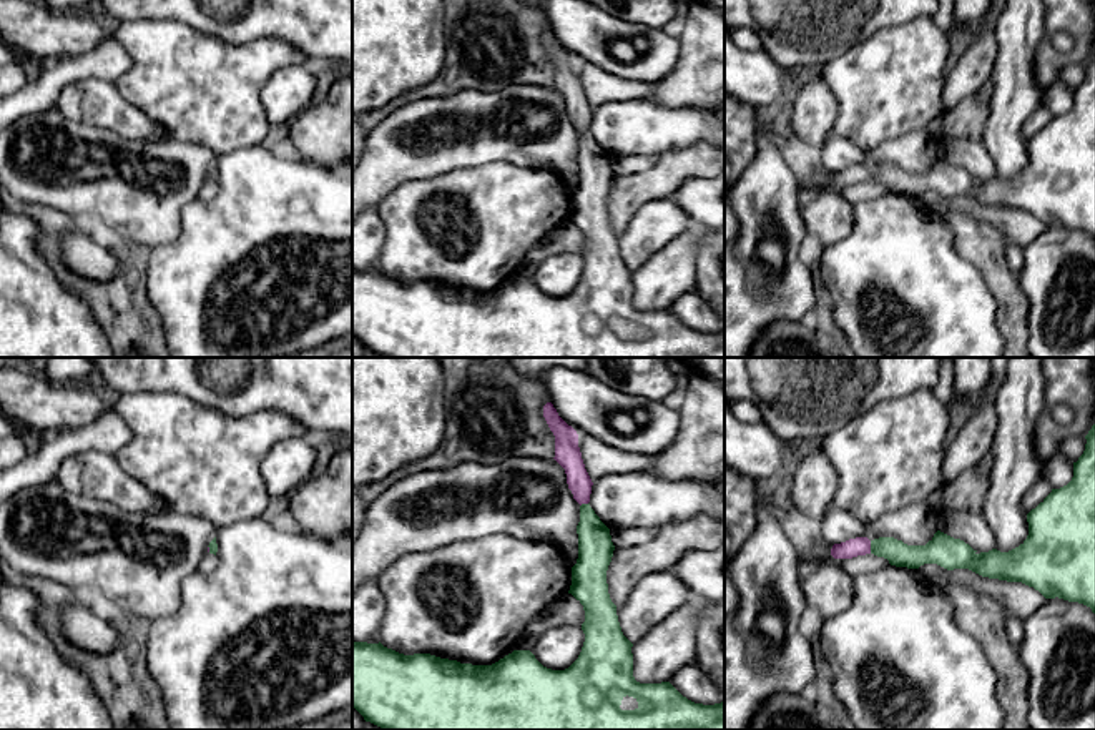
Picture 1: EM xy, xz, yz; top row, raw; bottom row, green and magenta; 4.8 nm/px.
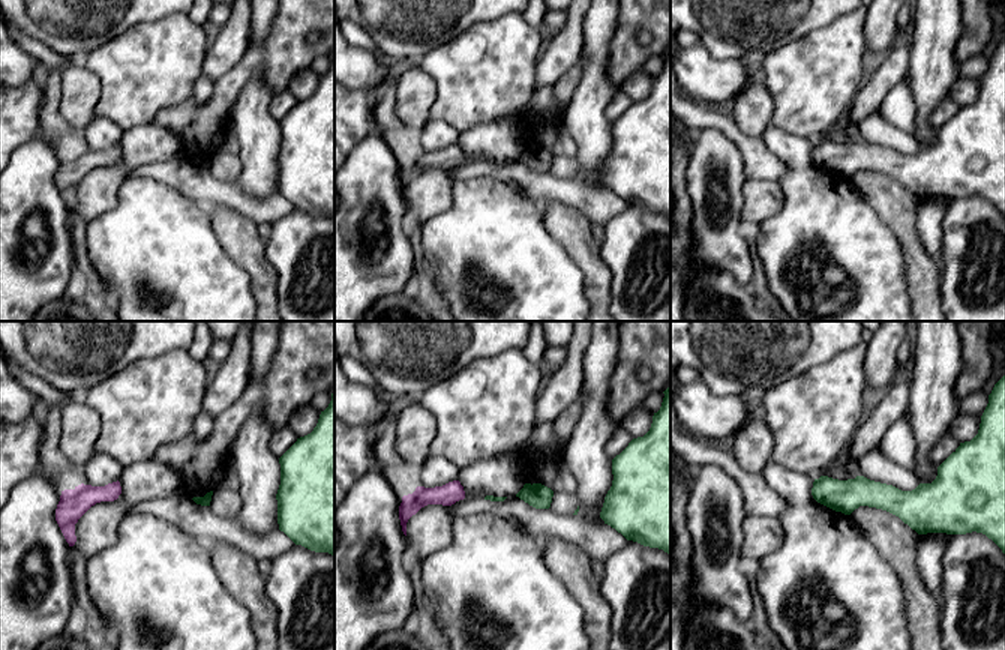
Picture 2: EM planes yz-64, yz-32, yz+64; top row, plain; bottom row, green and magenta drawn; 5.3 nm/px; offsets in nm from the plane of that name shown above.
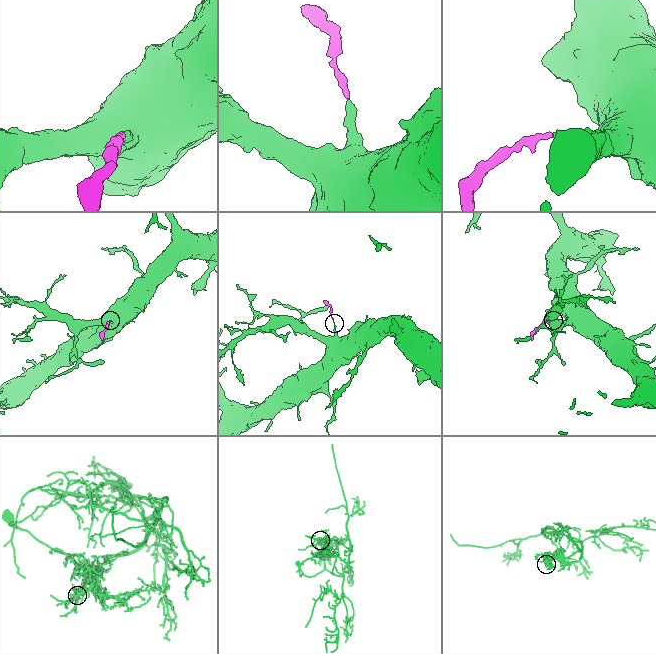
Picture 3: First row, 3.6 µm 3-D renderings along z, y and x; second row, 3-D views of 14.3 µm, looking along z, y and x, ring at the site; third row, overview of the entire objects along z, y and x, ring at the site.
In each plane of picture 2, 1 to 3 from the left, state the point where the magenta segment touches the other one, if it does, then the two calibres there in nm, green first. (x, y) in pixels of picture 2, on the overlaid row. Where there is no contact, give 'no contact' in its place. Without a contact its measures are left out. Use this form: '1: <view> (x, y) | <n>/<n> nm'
1: no contact
2: no contact
3: no contact

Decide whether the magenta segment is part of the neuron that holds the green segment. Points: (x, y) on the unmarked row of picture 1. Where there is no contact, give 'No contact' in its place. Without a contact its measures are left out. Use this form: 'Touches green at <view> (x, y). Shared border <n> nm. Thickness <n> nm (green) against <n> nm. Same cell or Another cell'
Touches green at yz (871, 175). Shared border 60 nm. Thickness 120 nm (green) against 90 nm. Same cell

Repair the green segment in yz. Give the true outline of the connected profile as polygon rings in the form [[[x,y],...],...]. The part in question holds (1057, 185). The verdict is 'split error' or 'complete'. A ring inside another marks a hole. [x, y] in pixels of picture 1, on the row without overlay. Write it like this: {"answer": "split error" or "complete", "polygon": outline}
{"answer": "split error", "polygon": [[[1095,52],[1085,67],[1072,108],[1052,116],[1027,141],[1029,163],[1009,180],[992,176],[979,181],[964,168],[937,158],[926,173],[907,173],[894,165],[856,165],[834,171],[831,183],[874,181],[907,196],[924,191],[969,196],[982,205],[1022,210],[1045,226],[1083,231],[1095,241]]]}

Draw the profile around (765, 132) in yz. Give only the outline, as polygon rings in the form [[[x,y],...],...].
[[[768,121],[758,128],[758,140],[759,141],[769,141],[779,146],[783,151],[788,155],[794,156],[799,150],[798,143],[793,141],[791,138],[781,136],[776,133]]]

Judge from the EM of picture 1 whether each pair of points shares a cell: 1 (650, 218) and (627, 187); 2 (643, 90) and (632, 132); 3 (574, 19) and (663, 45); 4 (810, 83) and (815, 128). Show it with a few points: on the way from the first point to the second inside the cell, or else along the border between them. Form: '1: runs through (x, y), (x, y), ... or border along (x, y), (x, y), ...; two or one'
1: border along (668, 197), (648, 200), (617, 235); two
2: border along (645, 97), (603, 103); two
3: runs through (592, 44), (615, 67), (638, 69); one
4: runs through (811, 95), (813, 117); one

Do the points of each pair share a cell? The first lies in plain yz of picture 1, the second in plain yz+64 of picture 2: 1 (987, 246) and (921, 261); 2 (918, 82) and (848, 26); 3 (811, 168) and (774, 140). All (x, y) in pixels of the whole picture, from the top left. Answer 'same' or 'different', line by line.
1: same
2: same
3: different

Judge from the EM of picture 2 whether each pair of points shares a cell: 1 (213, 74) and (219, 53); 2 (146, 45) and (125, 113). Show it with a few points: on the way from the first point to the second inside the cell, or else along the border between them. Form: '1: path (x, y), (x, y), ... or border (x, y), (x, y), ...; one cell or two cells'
1: path (213, 69), (219, 57); one cell
2: path (146, 62), (146, 68), (129, 96); one cell

